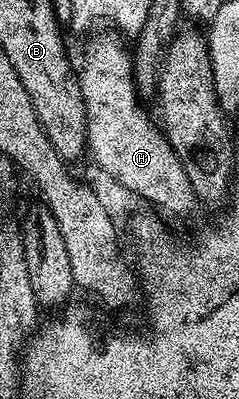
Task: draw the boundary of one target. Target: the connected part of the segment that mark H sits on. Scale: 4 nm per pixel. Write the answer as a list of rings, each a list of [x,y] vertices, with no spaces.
[[[101,31],[90,42],[85,65],[79,68],[88,155],[93,155],[92,163],[96,167],[108,170],[127,186],[162,203],[165,208],[173,210],[171,214],[183,214],[191,208],[193,200],[191,188],[183,176],[181,160],[166,140],[164,131],[159,130],[155,120],[153,125],[152,118],[141,105],[144,103],[137,95],[133,81],[133,57],[127,44],[125,48],[126,41],[116,31]]]

